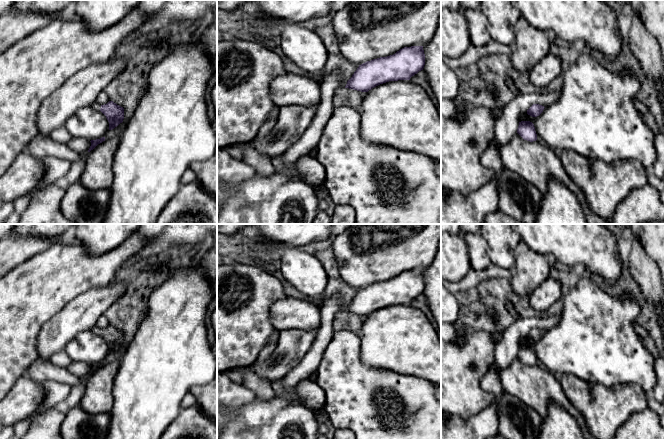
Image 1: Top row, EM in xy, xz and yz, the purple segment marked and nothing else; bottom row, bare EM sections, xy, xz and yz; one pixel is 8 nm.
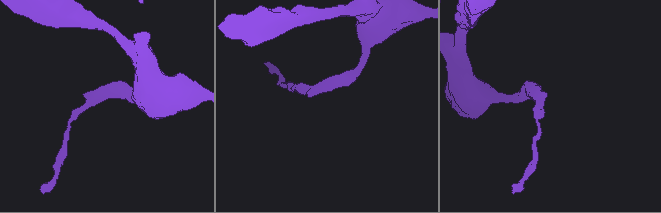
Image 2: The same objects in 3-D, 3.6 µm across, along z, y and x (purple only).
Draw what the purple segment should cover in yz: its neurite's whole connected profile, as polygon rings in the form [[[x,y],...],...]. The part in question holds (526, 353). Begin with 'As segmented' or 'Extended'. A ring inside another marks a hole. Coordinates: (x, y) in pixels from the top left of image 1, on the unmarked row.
As segmented. [[[521,345],[517,353],[517,357],[524,363],[530,366],[537,364],[537,358],[534,348],[530,345]]]

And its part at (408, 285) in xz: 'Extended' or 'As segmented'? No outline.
As segmented

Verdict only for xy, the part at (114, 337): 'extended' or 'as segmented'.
extended

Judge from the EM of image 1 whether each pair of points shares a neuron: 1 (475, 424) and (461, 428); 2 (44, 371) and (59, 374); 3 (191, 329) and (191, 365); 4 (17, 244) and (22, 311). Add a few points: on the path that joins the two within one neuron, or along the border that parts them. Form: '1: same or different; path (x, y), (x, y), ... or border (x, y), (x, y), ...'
1: same; path (472, 427), (464, 428)
2: same; path (48, 371), (55, 373)
3: same; path (191, 338), (191, 356)
4: different; border (39, 252), (16, 265), (10, 271)

